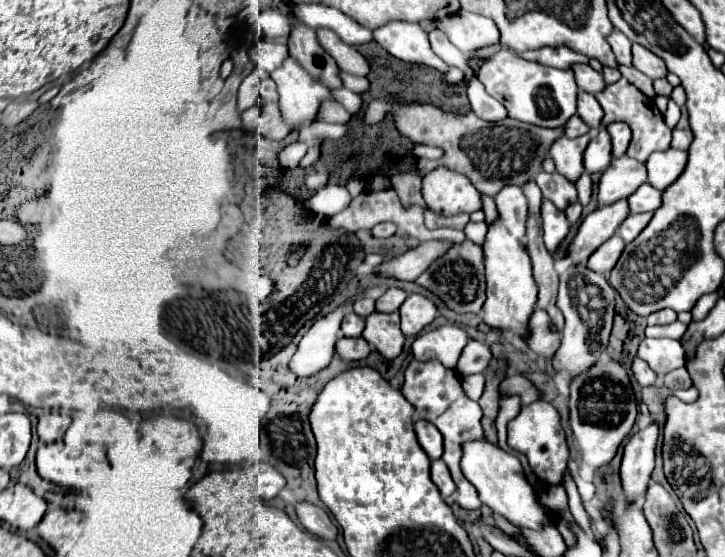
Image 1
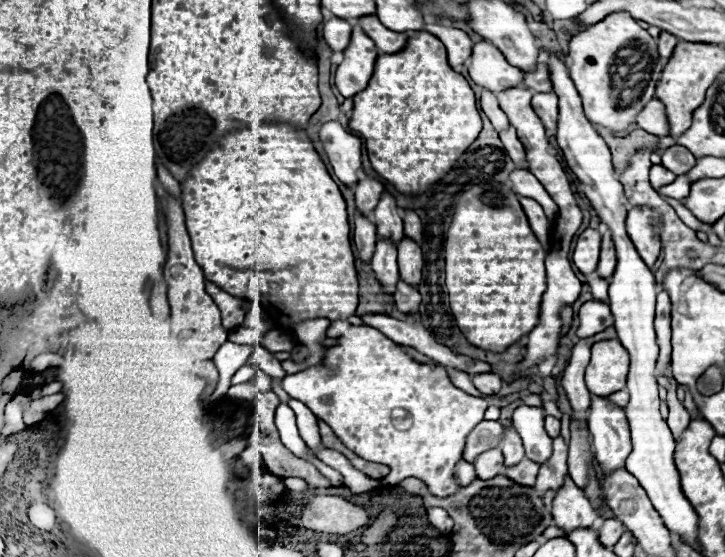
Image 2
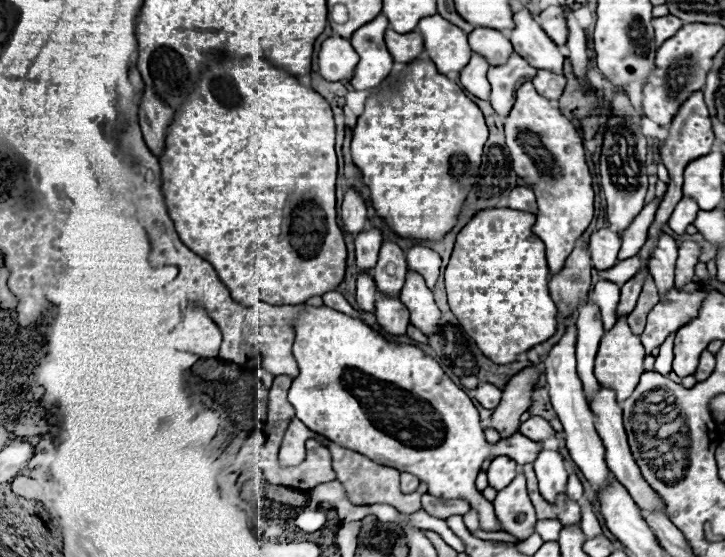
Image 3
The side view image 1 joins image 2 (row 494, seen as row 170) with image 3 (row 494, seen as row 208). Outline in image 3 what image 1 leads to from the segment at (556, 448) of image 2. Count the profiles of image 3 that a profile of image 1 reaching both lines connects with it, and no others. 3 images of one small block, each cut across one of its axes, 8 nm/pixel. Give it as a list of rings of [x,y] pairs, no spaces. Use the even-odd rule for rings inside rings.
[[[566,494],[558,496],[556,506],[562,508],[560,514],[558,514],[558,520],[562,522],[562,526],[578,526],[580,524],[580,518],[582,518],[580,506],[576,502],[572,502],[572,500],[566,500]]]

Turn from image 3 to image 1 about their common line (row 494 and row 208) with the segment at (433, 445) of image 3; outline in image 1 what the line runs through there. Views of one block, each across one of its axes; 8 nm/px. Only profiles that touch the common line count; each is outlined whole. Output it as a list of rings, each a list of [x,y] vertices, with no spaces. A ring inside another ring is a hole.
[[[436,168],[424,176],[422,196],[434,212],[444,216],[482,210],[480,192],[470,184],[470,180],[466,180],[466,176],[450,172],[448,168]]]

